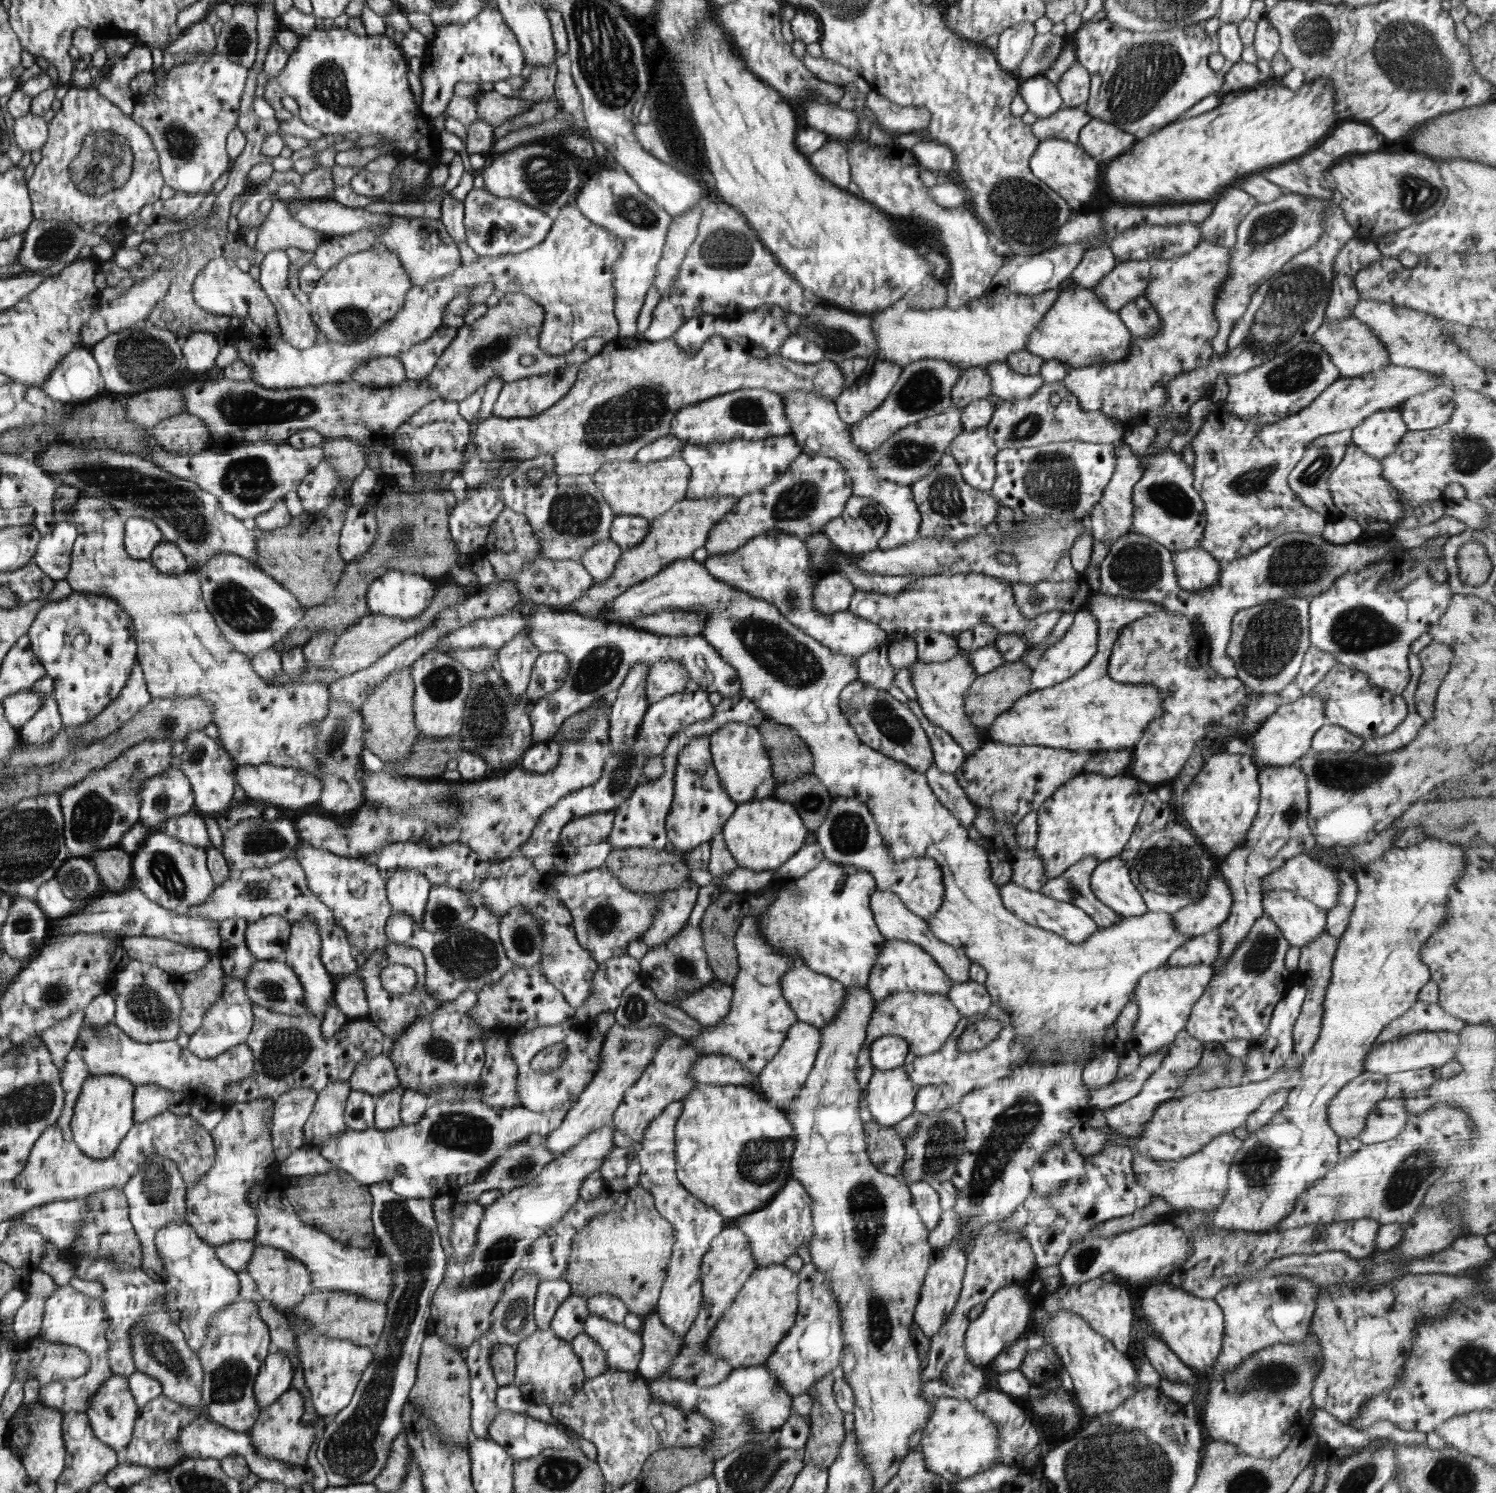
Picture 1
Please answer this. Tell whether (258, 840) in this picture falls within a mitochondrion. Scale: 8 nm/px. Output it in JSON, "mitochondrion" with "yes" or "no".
{"mitochondrion":"yes"}

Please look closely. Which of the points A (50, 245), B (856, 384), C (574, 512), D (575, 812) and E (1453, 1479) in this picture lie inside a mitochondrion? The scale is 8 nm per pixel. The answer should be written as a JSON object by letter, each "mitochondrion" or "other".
{"A":"mitochondrion","B":"other","C":"mitochondrion","D":"other","E":"mitochondrion"}

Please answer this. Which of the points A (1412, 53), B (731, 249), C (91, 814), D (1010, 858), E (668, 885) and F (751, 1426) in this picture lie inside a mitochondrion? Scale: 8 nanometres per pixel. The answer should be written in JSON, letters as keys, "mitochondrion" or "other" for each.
{"A":"mitochondrion","B":"mitochondrion","C":"mitochondrion","D":"other","E":"other","F":"mitochondrion"}

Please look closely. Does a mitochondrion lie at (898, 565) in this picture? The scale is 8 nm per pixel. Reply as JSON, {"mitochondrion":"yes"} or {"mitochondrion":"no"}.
{"mitochondrion":"no"}

